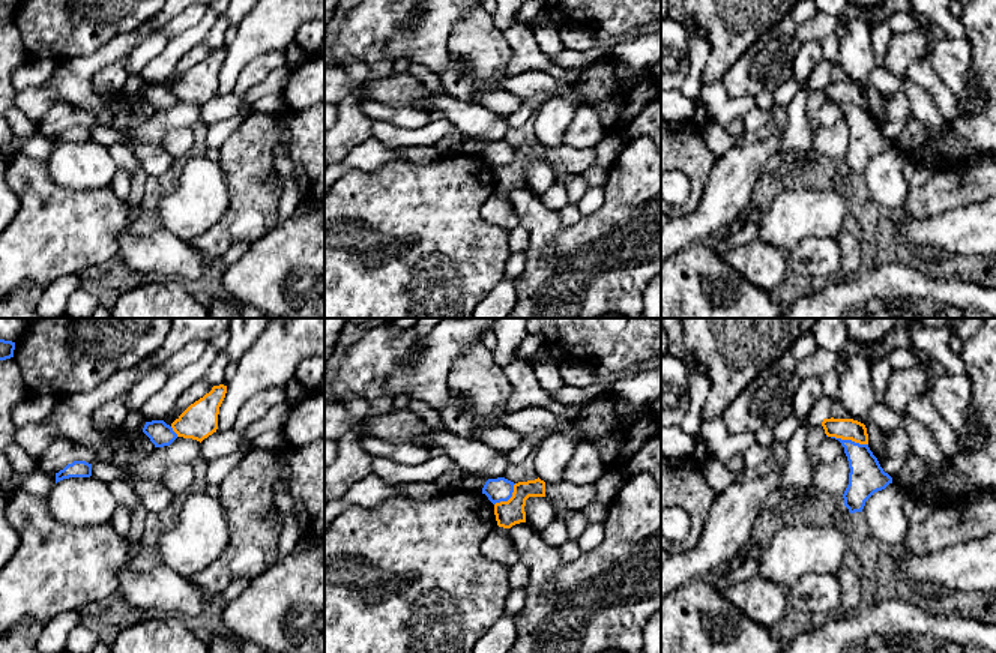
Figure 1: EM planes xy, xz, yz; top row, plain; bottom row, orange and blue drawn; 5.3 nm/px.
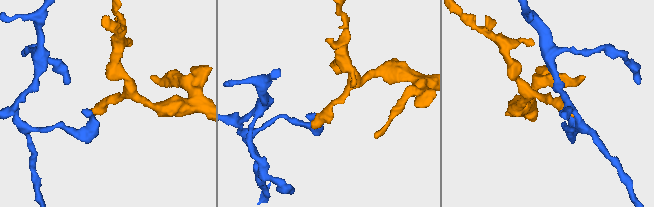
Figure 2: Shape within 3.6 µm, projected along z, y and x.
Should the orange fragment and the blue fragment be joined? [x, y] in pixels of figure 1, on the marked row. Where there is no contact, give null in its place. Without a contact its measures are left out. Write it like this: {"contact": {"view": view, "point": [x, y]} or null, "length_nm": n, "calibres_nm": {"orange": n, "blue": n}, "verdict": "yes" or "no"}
{"contact": {"view": "yz", "point": [849, 439]}, "length_nm": 200, "calibres_nm": {"orange": 110, "blue": 190}, "verdict": "no"}

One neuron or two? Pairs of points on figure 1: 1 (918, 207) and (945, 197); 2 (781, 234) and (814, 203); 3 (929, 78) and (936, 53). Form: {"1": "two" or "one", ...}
{"1": "one", "2": "one", "3": "two"}

